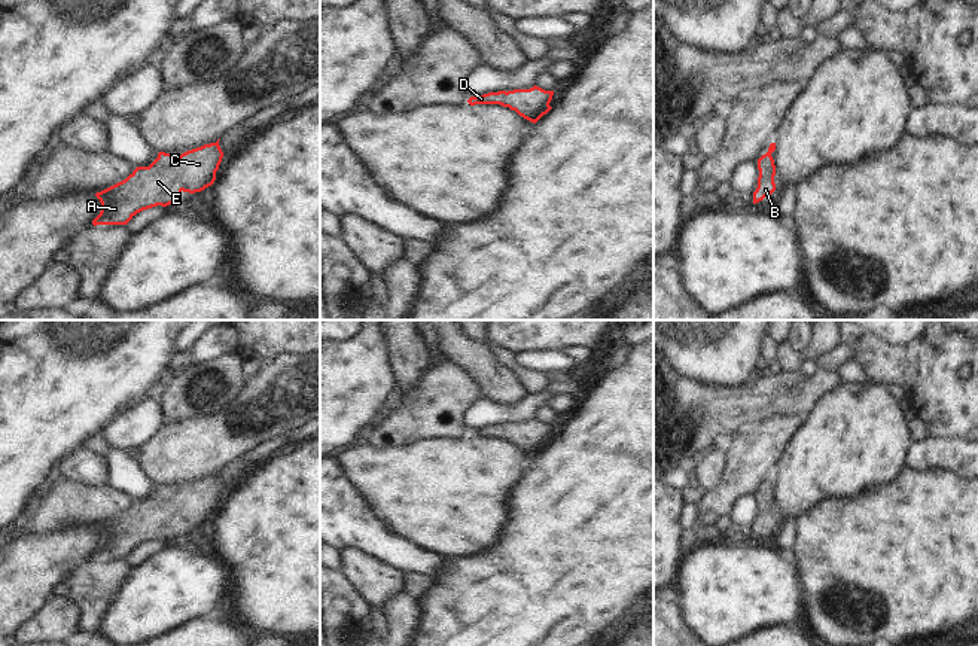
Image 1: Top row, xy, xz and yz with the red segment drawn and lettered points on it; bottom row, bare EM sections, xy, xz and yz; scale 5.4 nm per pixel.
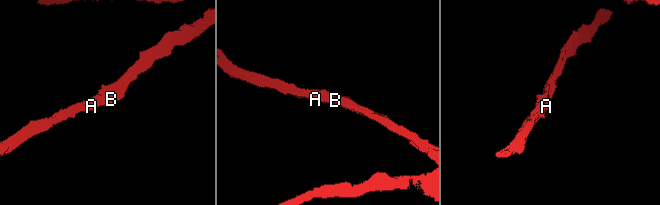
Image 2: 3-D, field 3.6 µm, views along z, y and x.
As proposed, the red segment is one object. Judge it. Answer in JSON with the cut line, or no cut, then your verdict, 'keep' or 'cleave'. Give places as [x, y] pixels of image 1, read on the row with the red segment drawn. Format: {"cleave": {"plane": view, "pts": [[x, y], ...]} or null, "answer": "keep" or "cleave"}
{"cleave": null, "answer": "keep"}

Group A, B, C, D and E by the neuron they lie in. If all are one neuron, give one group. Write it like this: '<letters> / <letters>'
A B C D E

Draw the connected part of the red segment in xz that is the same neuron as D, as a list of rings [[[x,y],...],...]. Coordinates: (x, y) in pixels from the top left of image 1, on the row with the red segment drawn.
[[[539,86],[530,89],[514,89],[514,91],[499,91],[488,92],[478,97],[470,97],[467,103],[475,104],[500,104],[515,110],[524,119],[536,124],[543,115],[546,115],[552,107],[549,106],[554,91],[545,91]]]

